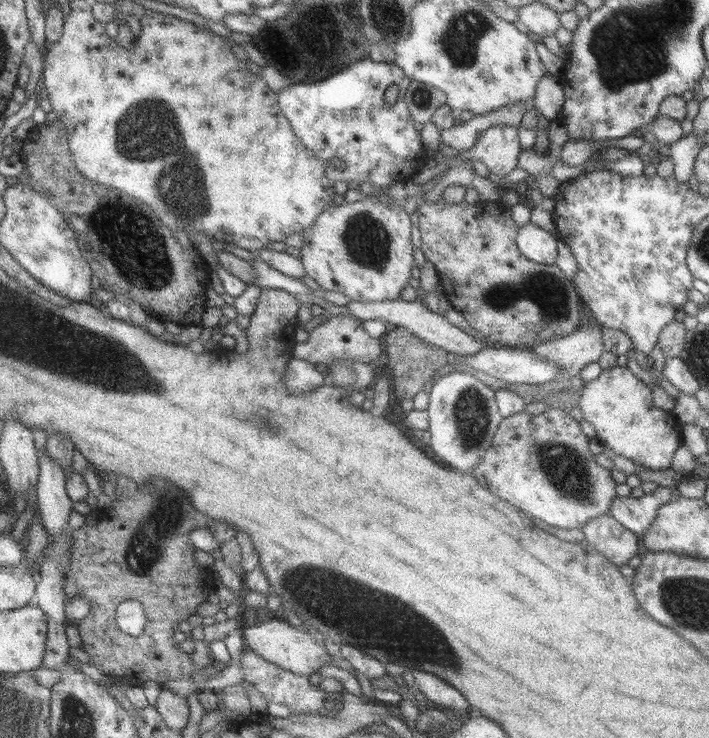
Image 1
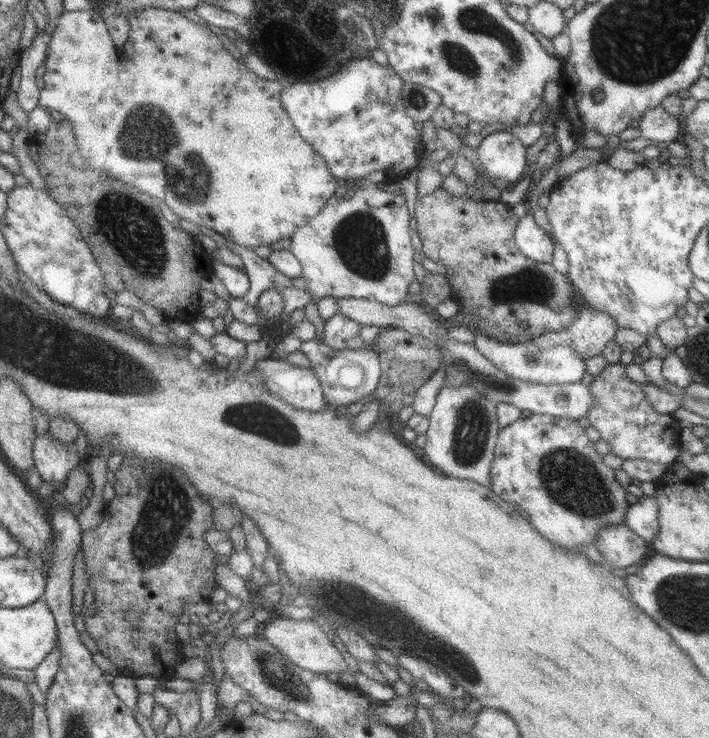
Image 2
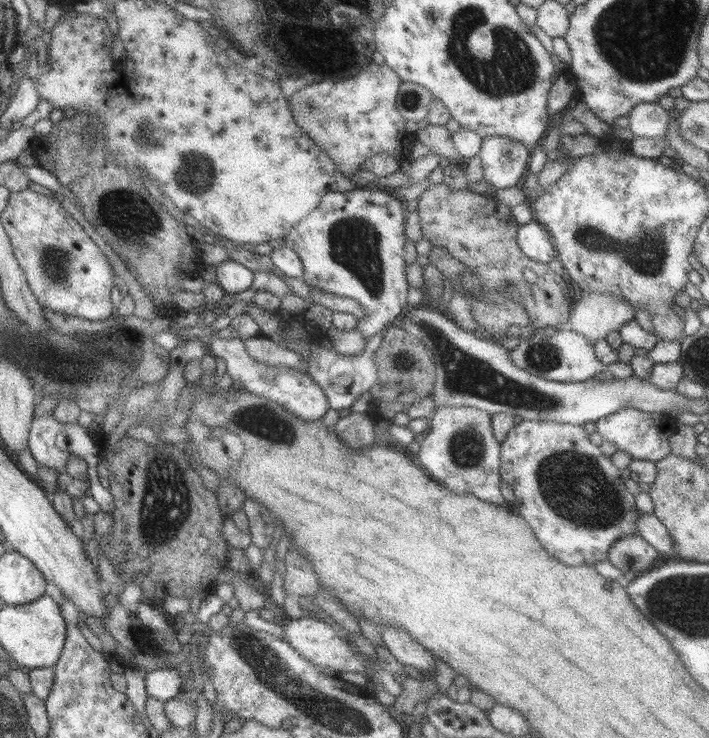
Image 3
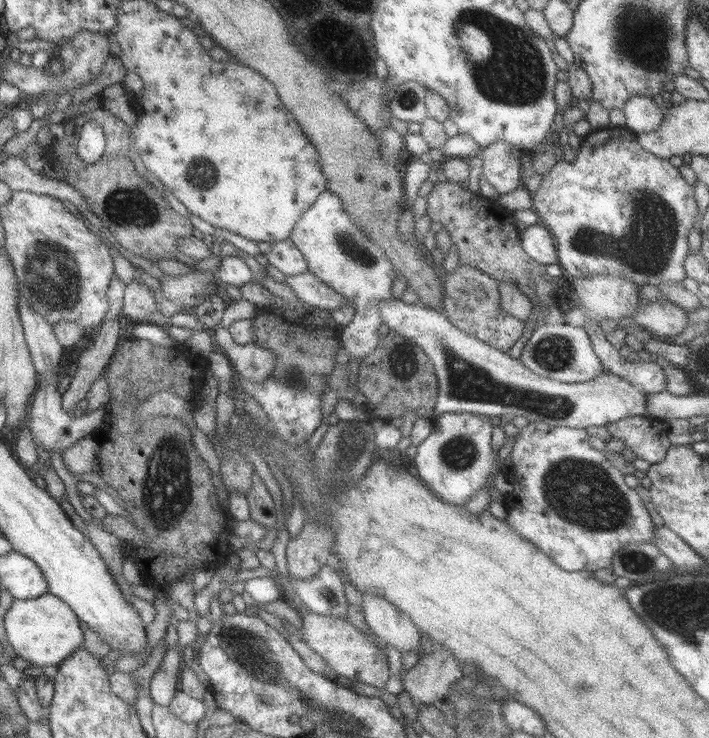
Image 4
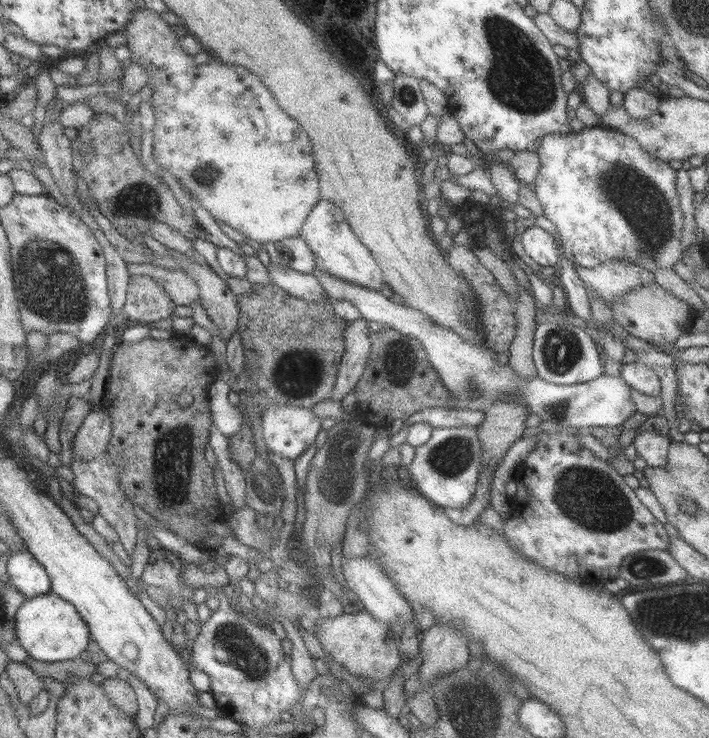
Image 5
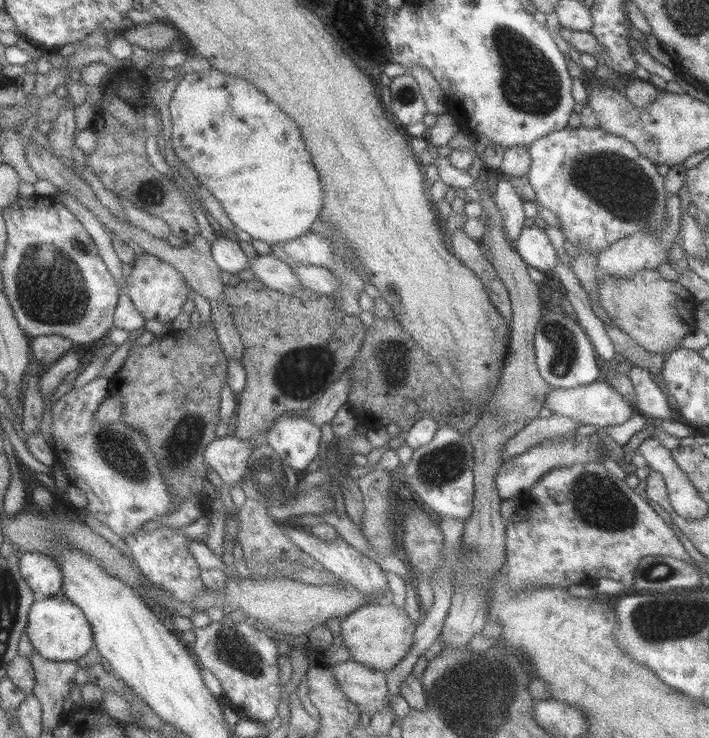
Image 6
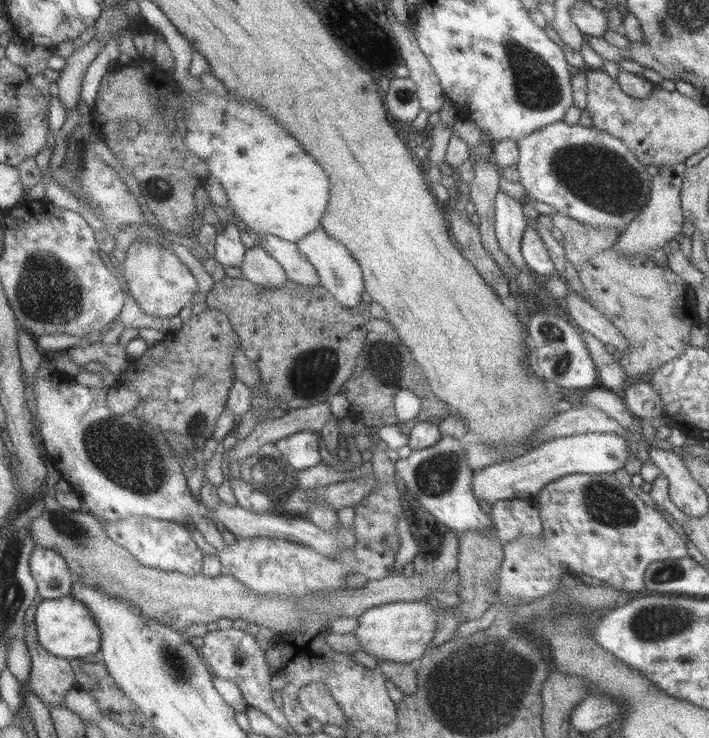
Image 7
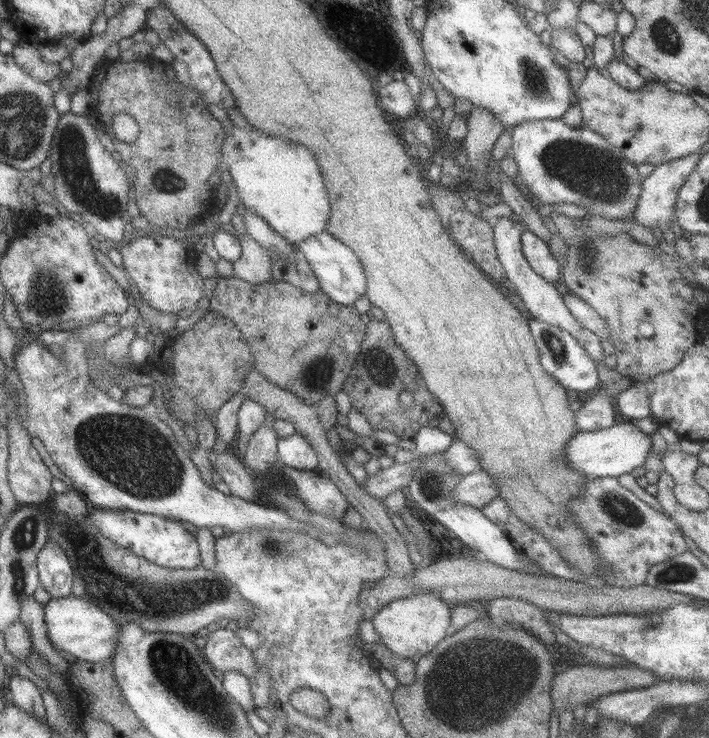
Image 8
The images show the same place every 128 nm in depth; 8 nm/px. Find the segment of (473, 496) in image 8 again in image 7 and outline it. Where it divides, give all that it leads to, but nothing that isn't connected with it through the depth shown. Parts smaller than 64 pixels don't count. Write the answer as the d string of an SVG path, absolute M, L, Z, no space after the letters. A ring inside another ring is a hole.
M583 433L545 441L535 448L529 448L528 452L517 458L503 459L486 468L473 471L471 492L478 501L485 500L491 503L501 499L530 499L548 482L569 474L613 474L624 468L623 462L629 458L629 438L627 435L622 437L615 433Z

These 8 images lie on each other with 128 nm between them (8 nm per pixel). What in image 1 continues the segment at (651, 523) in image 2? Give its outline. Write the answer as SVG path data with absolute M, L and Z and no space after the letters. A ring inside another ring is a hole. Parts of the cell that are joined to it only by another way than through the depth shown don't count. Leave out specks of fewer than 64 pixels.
M658 486L651 494L644 494L641 498L631 496L615 496L611 500L609 512L617 522L620 522L627 530L637 534L643 534L649 524L653 522L657 507L679 495L676 486Z

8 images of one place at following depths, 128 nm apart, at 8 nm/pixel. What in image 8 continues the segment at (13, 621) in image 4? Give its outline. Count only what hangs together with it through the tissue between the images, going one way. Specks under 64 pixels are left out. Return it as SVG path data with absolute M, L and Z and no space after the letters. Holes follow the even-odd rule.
M71 594L61 598L50 598L43 604L43 618L47 637L53 648L59 648L81 661L98 664L111 662L115 654L119 625L92 602Z

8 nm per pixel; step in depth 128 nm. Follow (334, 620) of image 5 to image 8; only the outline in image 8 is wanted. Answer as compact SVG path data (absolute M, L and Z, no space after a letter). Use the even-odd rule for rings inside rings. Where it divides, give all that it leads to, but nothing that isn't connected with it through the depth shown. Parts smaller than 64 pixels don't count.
M429 591L388 602L371 618L373 629L379 637L377 642L383 643L389 651L393 651L393 654L416 662L450 633L451 606Z

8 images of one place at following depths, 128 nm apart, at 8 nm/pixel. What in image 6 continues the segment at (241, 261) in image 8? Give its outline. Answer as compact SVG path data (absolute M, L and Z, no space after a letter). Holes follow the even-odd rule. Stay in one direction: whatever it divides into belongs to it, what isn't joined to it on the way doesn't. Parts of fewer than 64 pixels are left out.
M273 255L260 256L248 260L248 270L263 286L271 290L291 295L297 289L303 289L297 275L293 275L290 267Z

